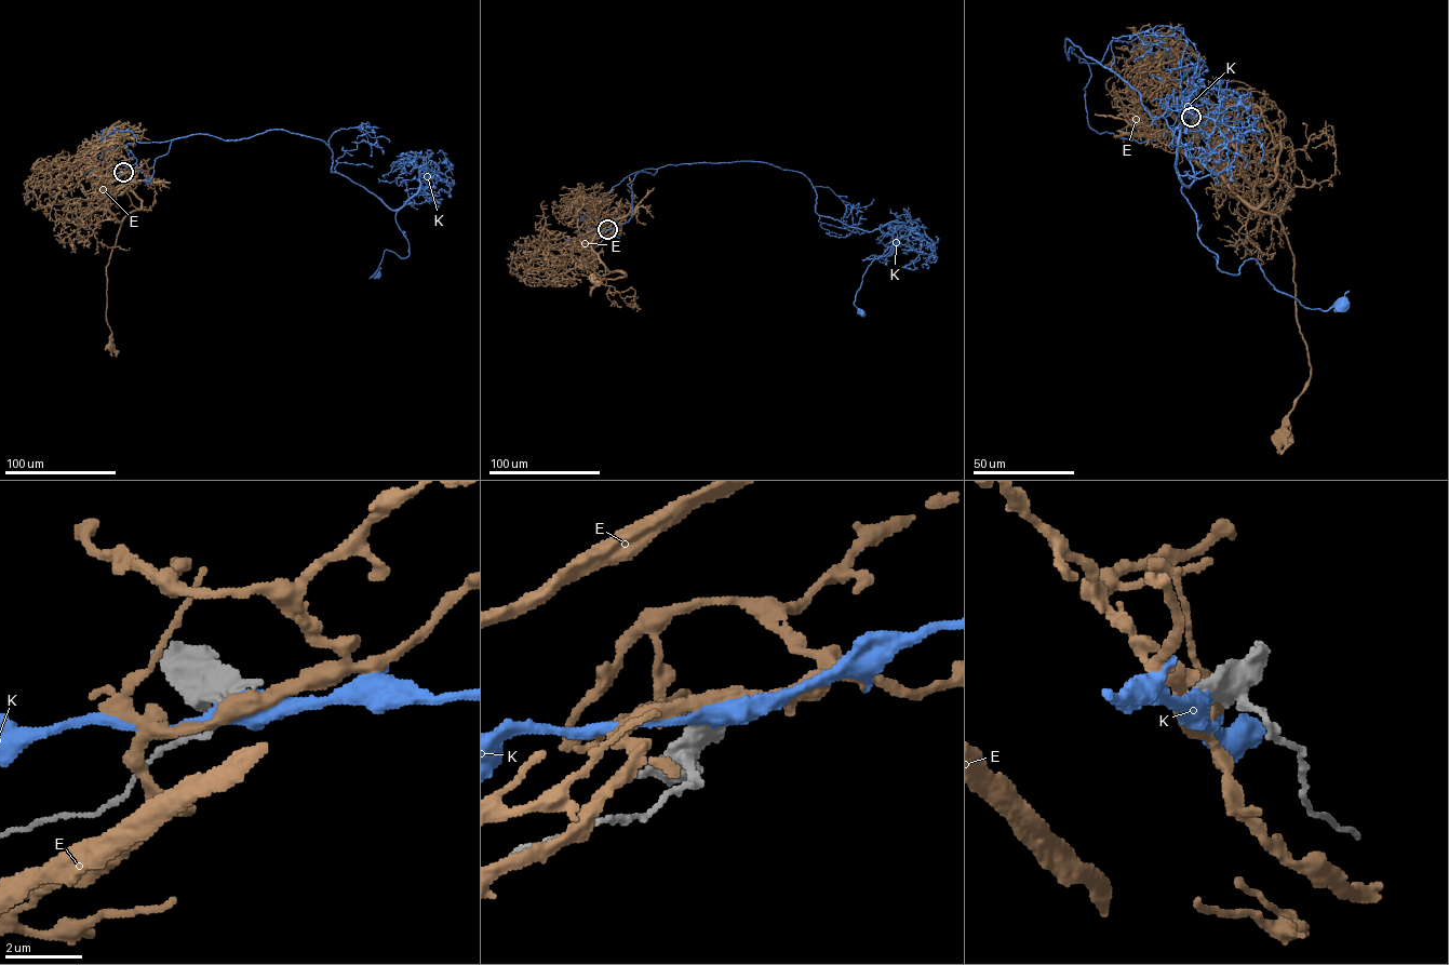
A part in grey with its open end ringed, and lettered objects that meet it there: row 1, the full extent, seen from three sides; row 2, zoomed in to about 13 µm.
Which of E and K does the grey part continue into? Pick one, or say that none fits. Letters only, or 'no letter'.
E

